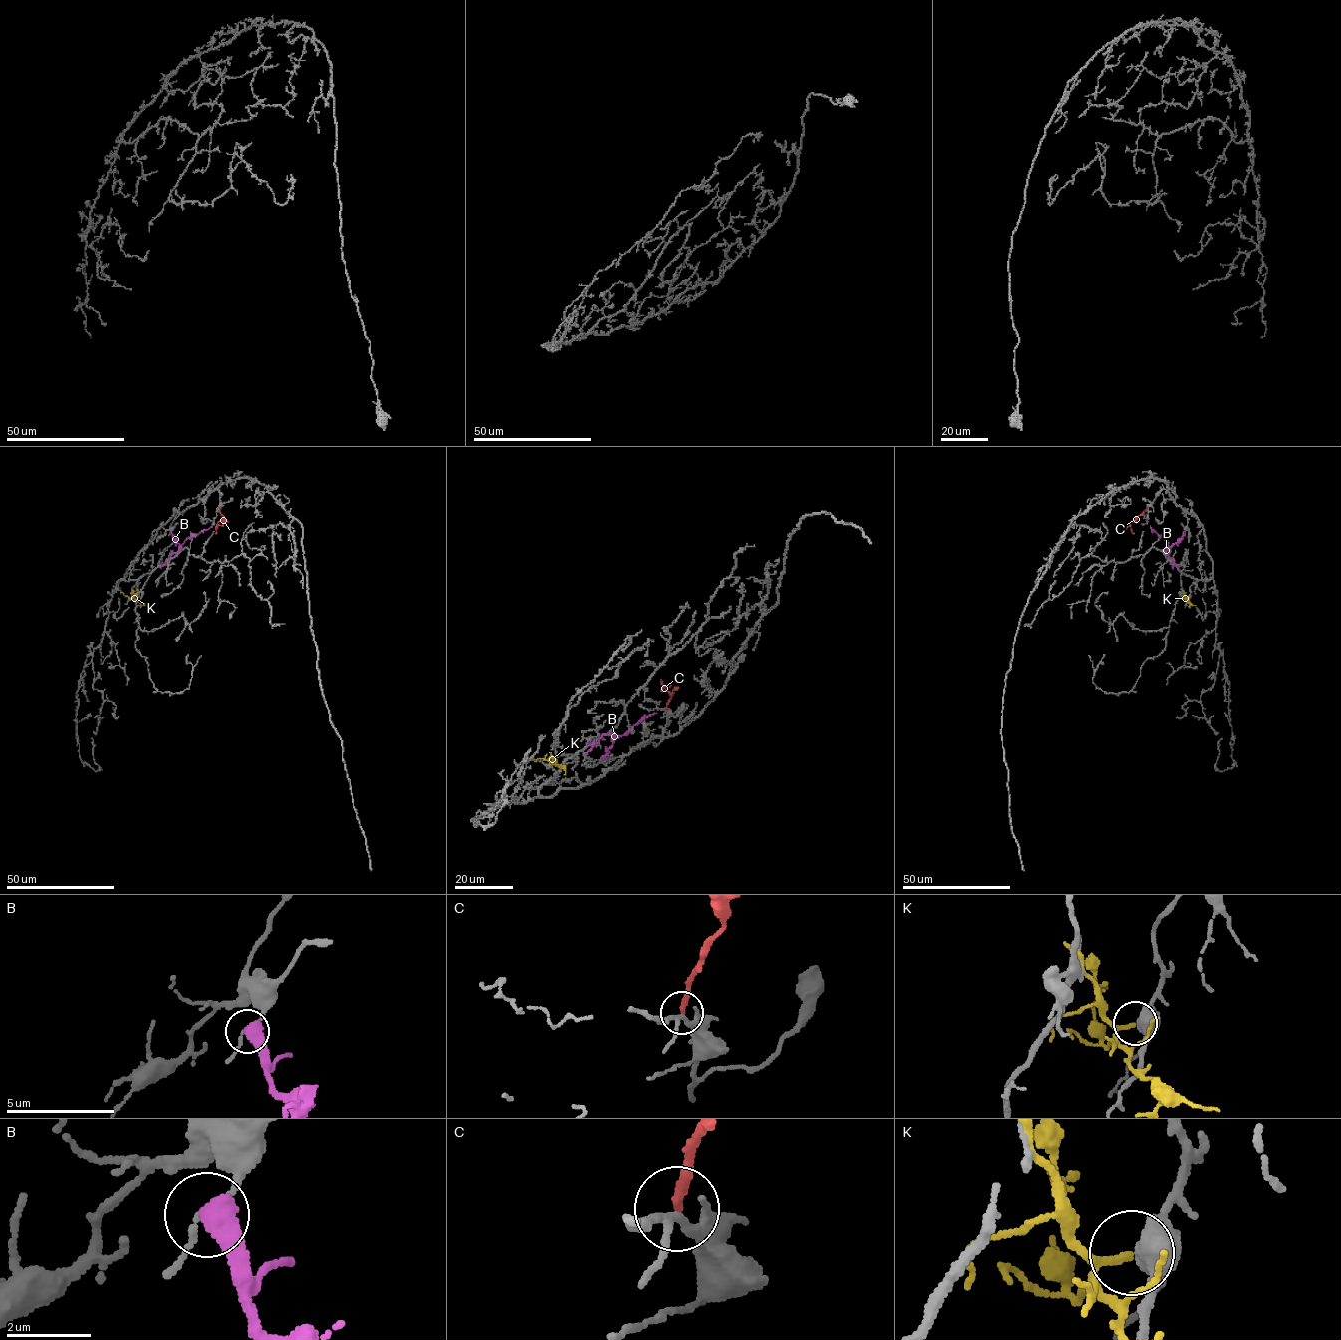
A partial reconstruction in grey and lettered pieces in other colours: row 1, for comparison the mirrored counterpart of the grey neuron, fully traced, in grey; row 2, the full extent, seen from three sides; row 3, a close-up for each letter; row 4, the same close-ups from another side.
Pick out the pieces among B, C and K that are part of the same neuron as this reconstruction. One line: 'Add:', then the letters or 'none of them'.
Add: C

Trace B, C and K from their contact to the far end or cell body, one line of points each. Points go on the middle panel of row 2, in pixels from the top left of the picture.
B: (600, 759), (613, 744), (613, 738), (656, 713)
C: (665, 709), (671, 695), (664, 687), (660, 691)
K: (549, 764), (550, 761), (558, 764), (564, 770), (564, 775)

